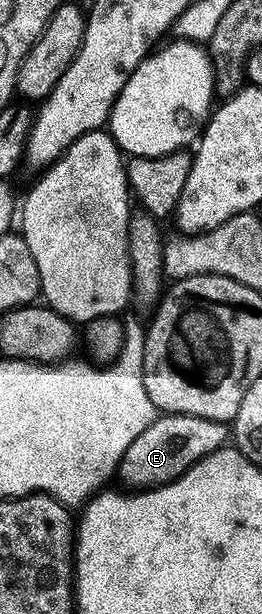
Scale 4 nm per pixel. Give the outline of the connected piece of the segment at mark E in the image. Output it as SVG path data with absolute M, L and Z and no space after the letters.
M157 414L152 424L147 425L142 433L131 442L121 457L118 479L132 489L151 489L172 483L182 473L186 473L198 461L207 455L221 450L224 442L229 442L230 427L228 423L210 421L206 417L189 415Z

